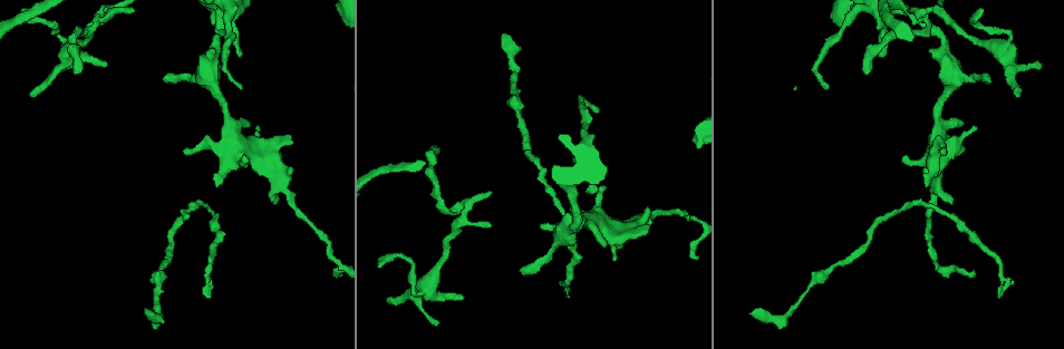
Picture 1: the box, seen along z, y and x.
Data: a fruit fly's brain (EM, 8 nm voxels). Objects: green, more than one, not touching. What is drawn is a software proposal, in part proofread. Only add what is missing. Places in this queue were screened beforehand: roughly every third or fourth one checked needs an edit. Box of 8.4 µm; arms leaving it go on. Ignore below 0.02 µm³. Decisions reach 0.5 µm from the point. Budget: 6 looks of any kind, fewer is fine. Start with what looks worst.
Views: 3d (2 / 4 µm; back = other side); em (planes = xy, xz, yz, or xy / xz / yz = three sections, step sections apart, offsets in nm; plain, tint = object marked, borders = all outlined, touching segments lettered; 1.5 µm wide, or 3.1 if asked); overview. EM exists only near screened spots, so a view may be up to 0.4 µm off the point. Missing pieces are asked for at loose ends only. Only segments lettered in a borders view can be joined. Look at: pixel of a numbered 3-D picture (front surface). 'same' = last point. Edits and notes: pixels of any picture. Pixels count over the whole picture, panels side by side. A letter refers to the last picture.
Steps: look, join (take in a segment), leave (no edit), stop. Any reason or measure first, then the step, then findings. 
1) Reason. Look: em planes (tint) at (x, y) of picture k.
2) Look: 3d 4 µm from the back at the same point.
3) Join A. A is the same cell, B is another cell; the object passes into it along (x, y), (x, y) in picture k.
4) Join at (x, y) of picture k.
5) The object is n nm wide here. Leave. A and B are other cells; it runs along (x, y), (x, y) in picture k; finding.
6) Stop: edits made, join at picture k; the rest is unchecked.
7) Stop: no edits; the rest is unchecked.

Free end. Look: 3d 2 µm from the back at (647, 224) of picture 1.

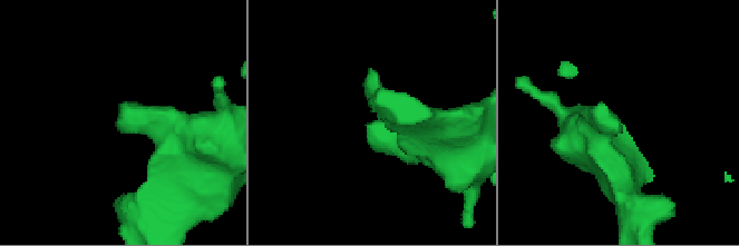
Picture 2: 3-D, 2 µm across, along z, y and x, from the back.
Look: em planes (borders) at (375, 122) of picture 2.

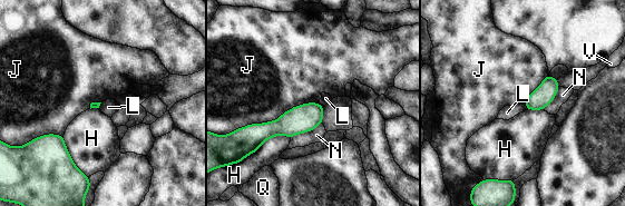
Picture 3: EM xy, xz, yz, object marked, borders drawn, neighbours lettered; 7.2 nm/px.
Leave. H, J, L, N, Q and V are other cells; a border runs along (316, 102), (323, 106) in picture 3; no lettered segment goes on from it.

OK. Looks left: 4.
Tapers out. Look: em planes (borders) at (1000, 297) of picture 1.

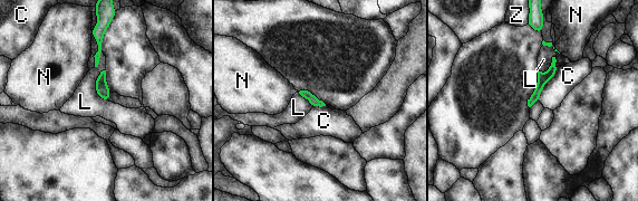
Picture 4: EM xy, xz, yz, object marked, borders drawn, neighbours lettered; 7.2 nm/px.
Join L. L is the same cell, C, N and Z are other cells; the object passes into it along (103, 91), (95, 87), (85, 102) in picture 4; the cell continues.

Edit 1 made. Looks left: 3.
Stop: edits made, join at picture 4; the rest is unchecked.

